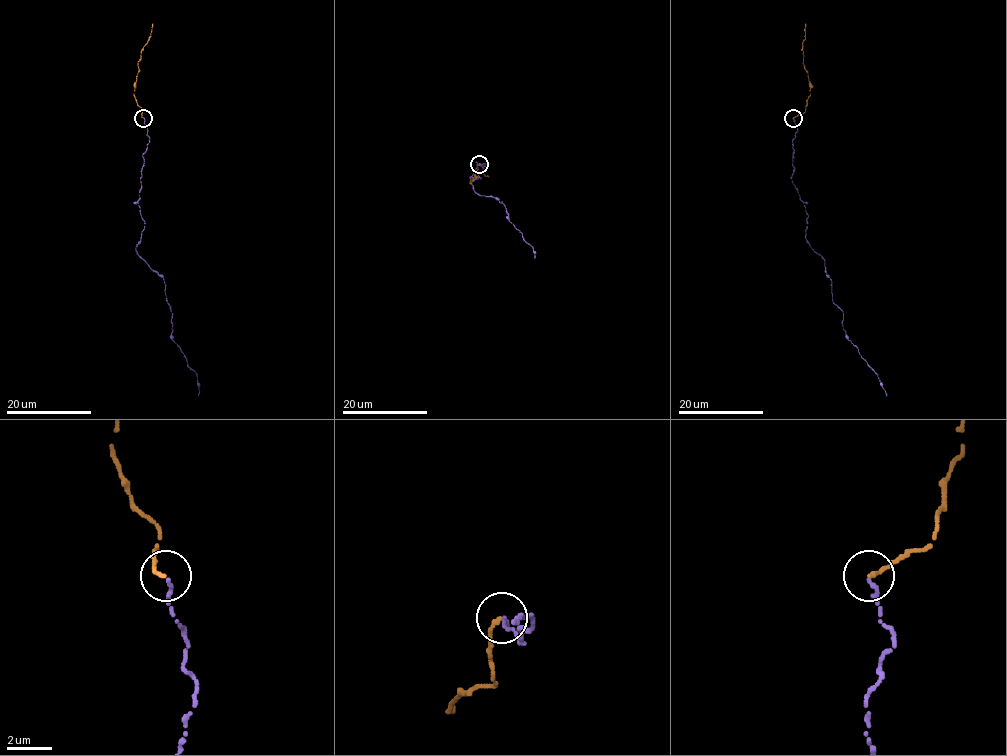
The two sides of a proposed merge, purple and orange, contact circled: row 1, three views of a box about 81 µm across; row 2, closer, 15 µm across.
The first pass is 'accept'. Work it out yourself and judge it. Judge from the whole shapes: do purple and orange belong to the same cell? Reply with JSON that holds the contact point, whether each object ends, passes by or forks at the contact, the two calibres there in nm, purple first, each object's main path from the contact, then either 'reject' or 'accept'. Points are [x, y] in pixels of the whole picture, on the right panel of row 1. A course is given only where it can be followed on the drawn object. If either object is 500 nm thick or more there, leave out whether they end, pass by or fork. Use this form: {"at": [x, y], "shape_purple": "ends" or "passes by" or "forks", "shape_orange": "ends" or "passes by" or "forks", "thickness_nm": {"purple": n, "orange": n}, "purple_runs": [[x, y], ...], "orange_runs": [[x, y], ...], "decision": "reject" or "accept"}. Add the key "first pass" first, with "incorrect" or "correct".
{"first pass": "correct", "at": [793, 118], "shape_purple": "ends", "shape_orange": "ends", "thickness_nm": {"purple": 180, "orange": 200}, "purple_runs": [[793, 118], [797, 131], [791, 179], [808, 217], [806, 239], [824, 259], [846, 336], [886, 396]], "orange_runs": [[793, 117], [805, 111], [810, 94], [810, 83], [803, 61], [805, 23]], "decision": "accept"}

